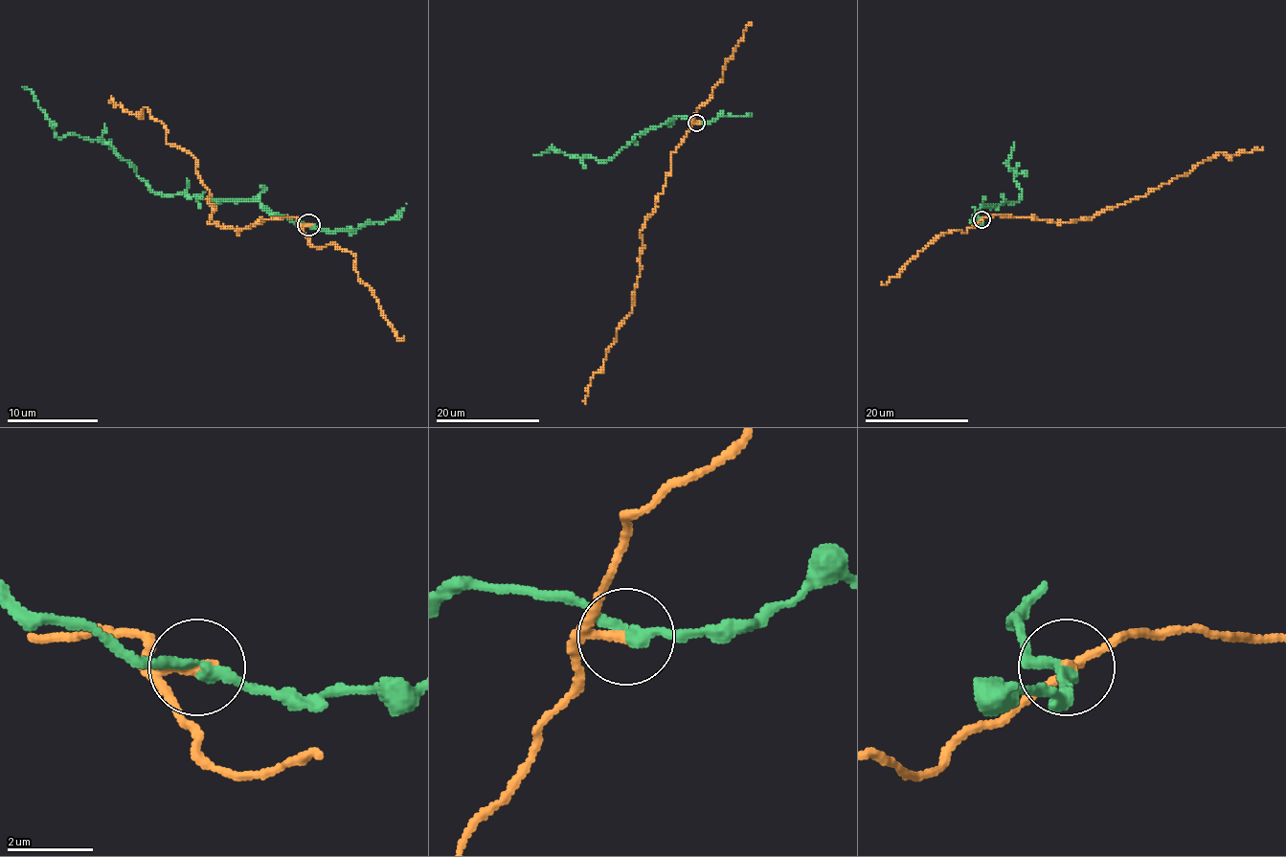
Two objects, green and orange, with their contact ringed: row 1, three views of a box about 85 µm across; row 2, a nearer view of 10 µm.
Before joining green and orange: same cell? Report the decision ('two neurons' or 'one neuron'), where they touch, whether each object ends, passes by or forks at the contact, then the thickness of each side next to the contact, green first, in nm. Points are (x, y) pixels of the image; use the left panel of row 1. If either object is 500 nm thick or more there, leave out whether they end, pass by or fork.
two neurons | (308, 224) | green passes by | orange passes by | 240/200 nm

